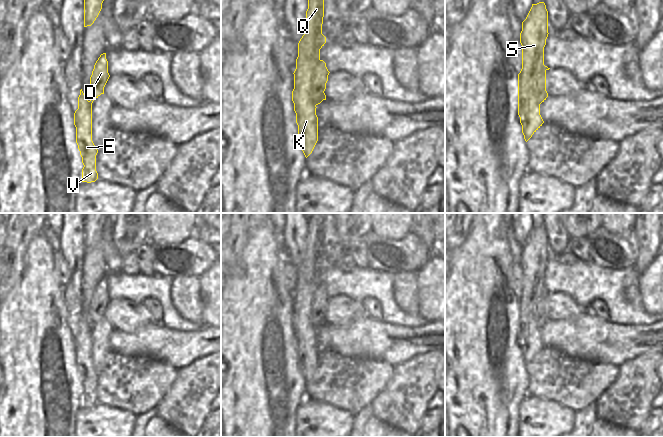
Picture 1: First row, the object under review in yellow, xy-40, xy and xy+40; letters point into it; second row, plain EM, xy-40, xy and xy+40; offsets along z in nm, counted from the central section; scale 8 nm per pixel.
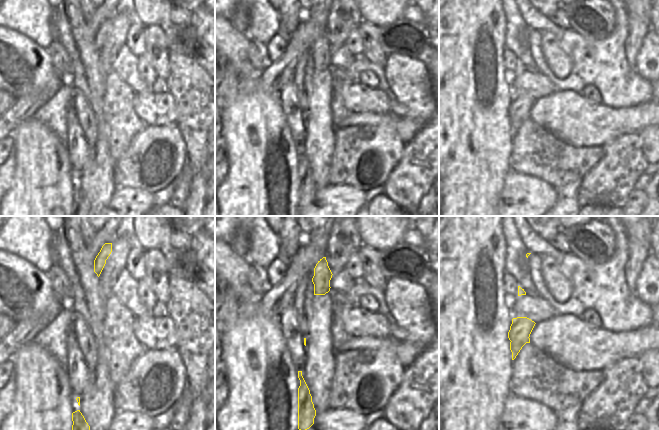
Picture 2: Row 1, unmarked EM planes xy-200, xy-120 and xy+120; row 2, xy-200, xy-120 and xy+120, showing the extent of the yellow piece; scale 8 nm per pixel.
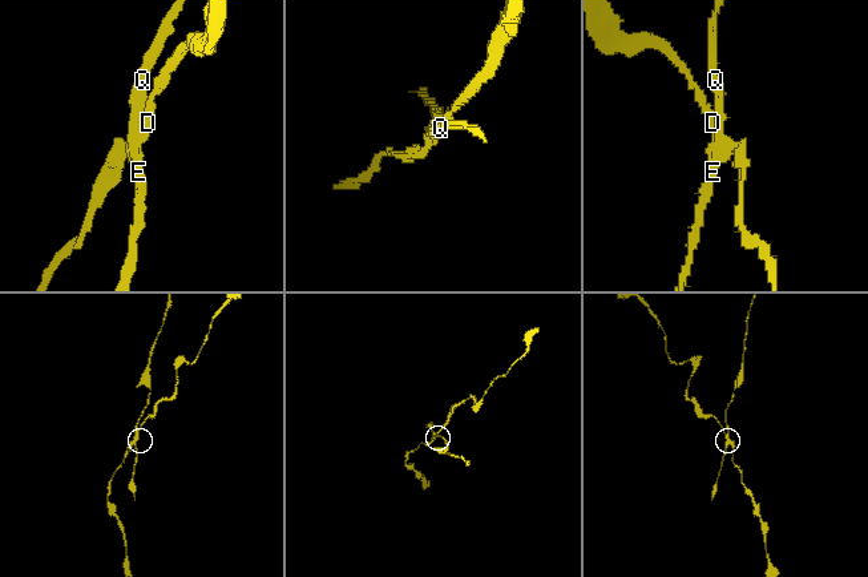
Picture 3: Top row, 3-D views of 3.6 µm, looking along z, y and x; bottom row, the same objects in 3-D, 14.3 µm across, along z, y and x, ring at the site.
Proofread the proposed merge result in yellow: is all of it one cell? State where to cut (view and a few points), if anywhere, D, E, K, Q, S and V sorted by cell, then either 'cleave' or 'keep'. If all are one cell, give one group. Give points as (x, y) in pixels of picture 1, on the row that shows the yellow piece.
xy (320, 60), (314, 71), (312, 81), (312, 100), (315, 104) | D / E K Q S V | cleave

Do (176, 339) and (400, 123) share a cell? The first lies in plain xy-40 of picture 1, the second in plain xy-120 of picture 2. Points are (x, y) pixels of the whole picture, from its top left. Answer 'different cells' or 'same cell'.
same cell

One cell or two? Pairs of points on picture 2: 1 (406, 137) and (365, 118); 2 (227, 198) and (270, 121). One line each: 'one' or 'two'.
1: one
2: one

